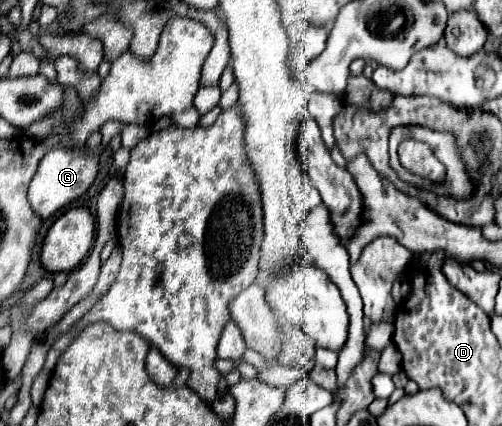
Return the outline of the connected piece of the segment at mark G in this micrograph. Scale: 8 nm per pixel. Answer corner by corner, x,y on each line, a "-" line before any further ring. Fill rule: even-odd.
51,149
37,167
37,173
29,185
29,203
35,213
43,219
55,215
59,209
69,205
71,201
79,199
87,193
93,185
99,169
99,155
87,155
85,151
71,151
71,149

